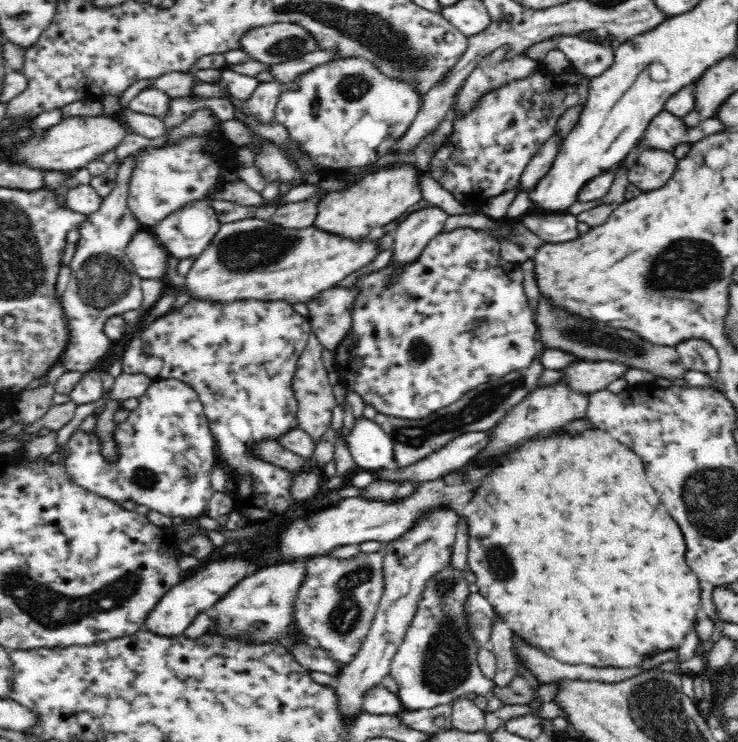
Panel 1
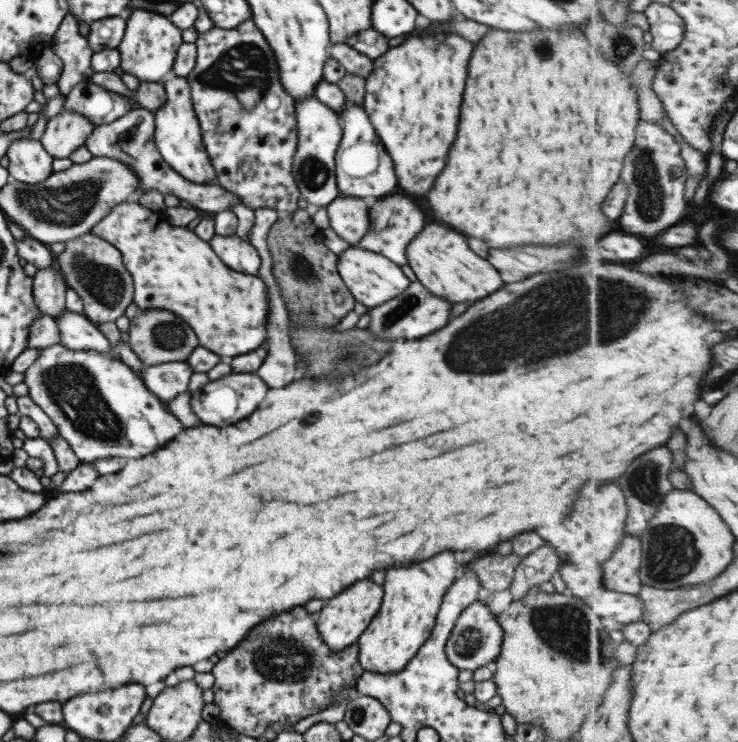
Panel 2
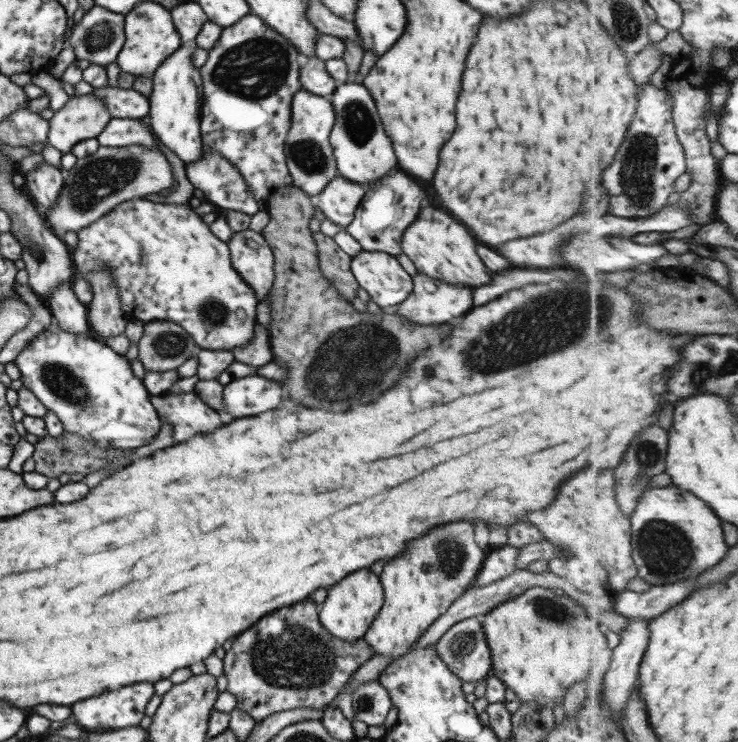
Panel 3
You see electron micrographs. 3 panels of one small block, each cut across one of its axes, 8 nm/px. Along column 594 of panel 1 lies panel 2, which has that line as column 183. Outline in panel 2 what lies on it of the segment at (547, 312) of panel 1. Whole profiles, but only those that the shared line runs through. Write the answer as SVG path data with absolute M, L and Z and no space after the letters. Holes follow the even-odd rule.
M147 308L139 310L138 313L139 315L129 320L127 344L144 365L188 360L191 350L197 346L197 340L187 323L172 312L158 308Z

